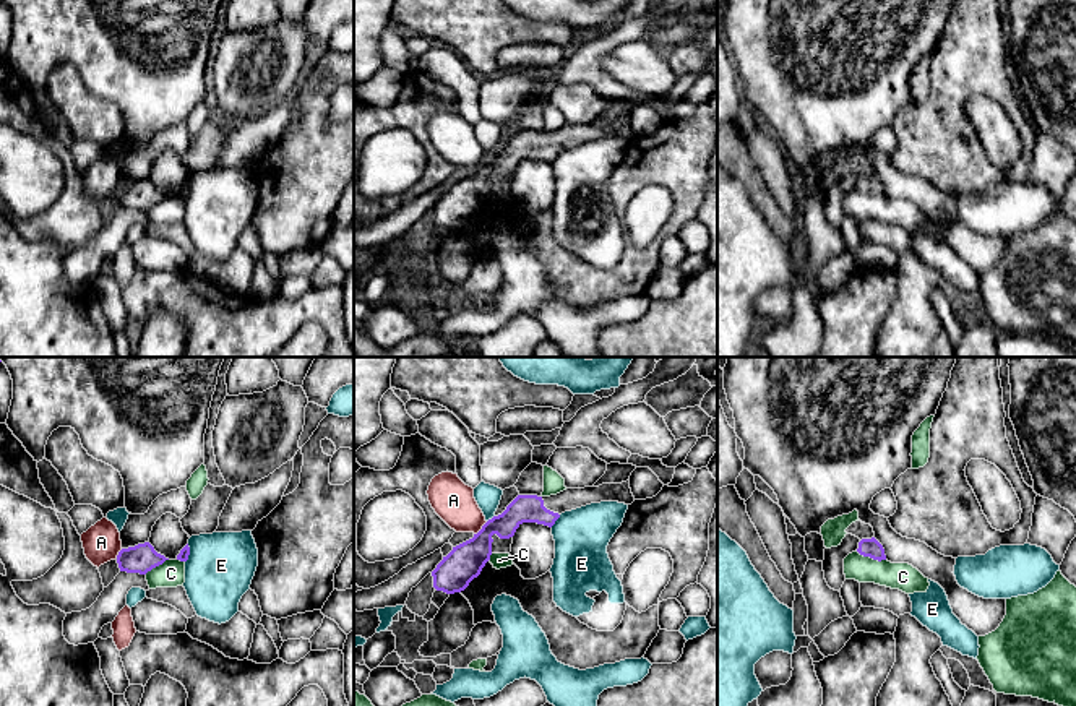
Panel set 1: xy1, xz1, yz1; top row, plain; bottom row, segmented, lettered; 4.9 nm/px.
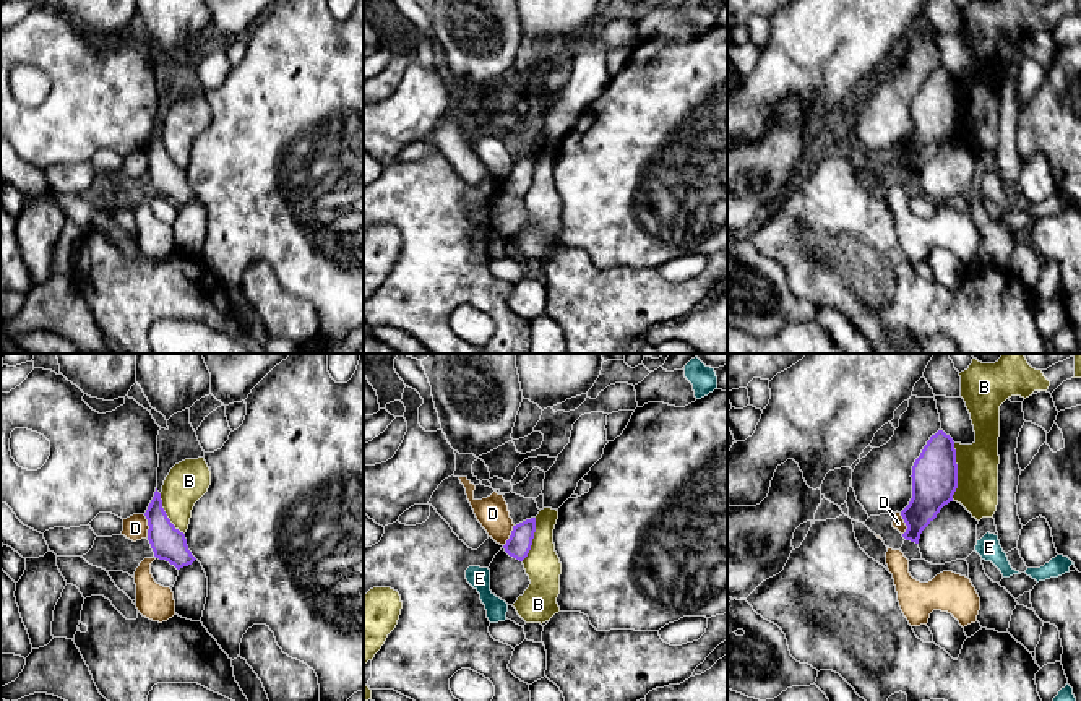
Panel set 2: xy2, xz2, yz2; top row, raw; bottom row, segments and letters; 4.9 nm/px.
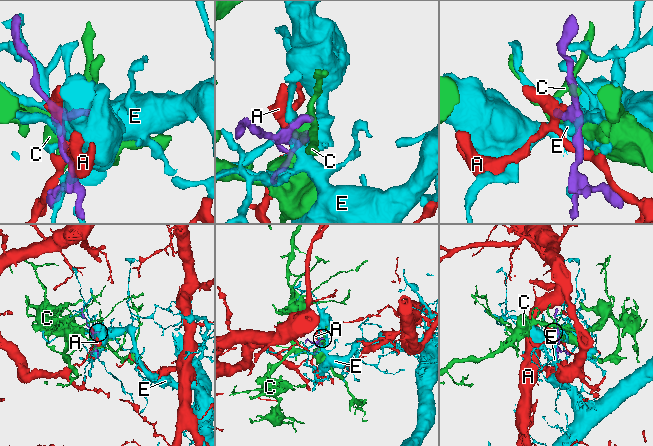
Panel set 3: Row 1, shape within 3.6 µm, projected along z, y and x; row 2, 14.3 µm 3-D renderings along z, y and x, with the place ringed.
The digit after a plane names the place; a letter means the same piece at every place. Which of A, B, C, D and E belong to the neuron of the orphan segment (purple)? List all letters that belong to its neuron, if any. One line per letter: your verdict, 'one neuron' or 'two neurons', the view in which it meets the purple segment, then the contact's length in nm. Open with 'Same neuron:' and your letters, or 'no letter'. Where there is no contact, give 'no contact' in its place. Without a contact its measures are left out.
Same neuron: no letter
A: two neurons | xz1 | 100 nm
B: two neurons | yz2 | 280 nm
C: two neurons | yz1 | 160 nm
D: two neurons | xy2 | 110 nm
E: two neurons | xz1 | 80 nm

